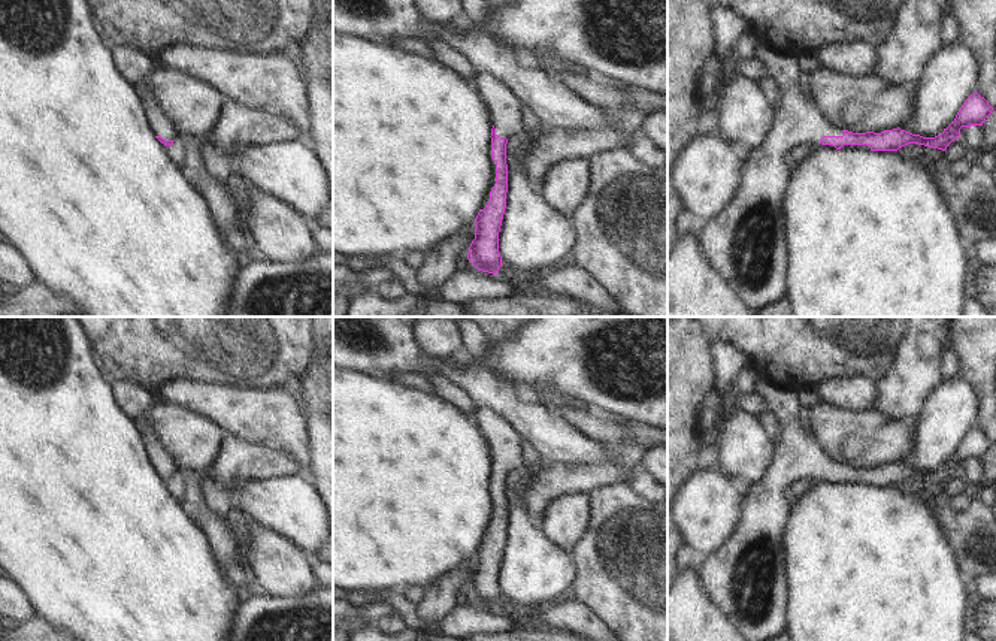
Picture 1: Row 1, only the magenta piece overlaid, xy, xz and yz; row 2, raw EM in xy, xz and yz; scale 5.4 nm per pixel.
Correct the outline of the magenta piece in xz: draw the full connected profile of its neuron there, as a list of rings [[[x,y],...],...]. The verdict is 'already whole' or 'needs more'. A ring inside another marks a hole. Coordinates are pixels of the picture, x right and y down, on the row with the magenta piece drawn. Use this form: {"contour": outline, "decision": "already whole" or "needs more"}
{"contour": [[[488,72],[475,75],[478,96],[490,114],[491,158],[496,161],[496,184],[490,202],[475,218],[475,239],[467,253],[469,261],[482,272],[496,275],[502,266],[499,232],[506,208],[508,164],[506,143],[511,136],[521,137],[526,130],[521,123],[521,102],[508,85]]], "decision": "needs more"}

